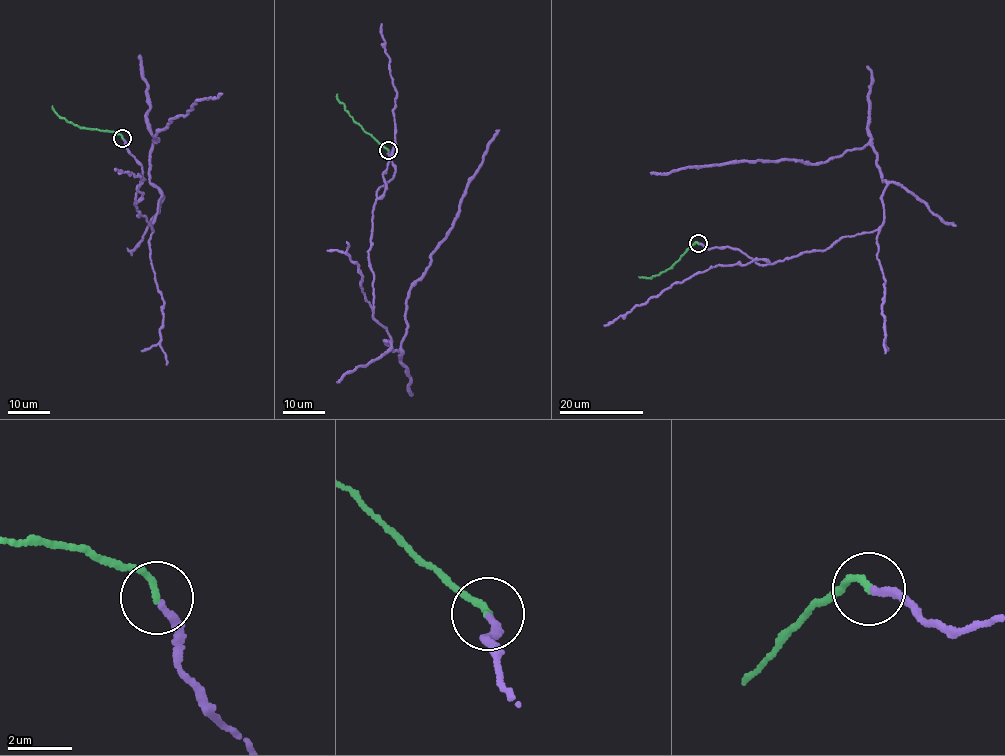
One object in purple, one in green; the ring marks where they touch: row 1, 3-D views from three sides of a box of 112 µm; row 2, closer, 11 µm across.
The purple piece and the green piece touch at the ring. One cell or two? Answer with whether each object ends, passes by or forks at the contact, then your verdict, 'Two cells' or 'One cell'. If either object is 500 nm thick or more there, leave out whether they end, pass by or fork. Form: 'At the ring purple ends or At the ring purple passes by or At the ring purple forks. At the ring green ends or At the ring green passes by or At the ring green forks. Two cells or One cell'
At the ring purple ends. At the ring green ends. One cell

